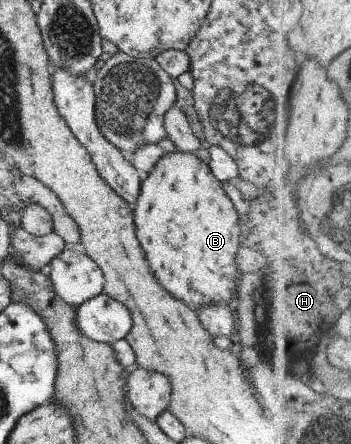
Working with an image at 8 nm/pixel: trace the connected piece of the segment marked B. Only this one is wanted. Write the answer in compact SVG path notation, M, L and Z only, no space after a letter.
M180 150L163 153L139 183L139 194L132 205L134 233L146 253L150 269L166 291L190 307L224 302L233 308L238 294L235 253L239 246L239 217L223 187L195 152Z

